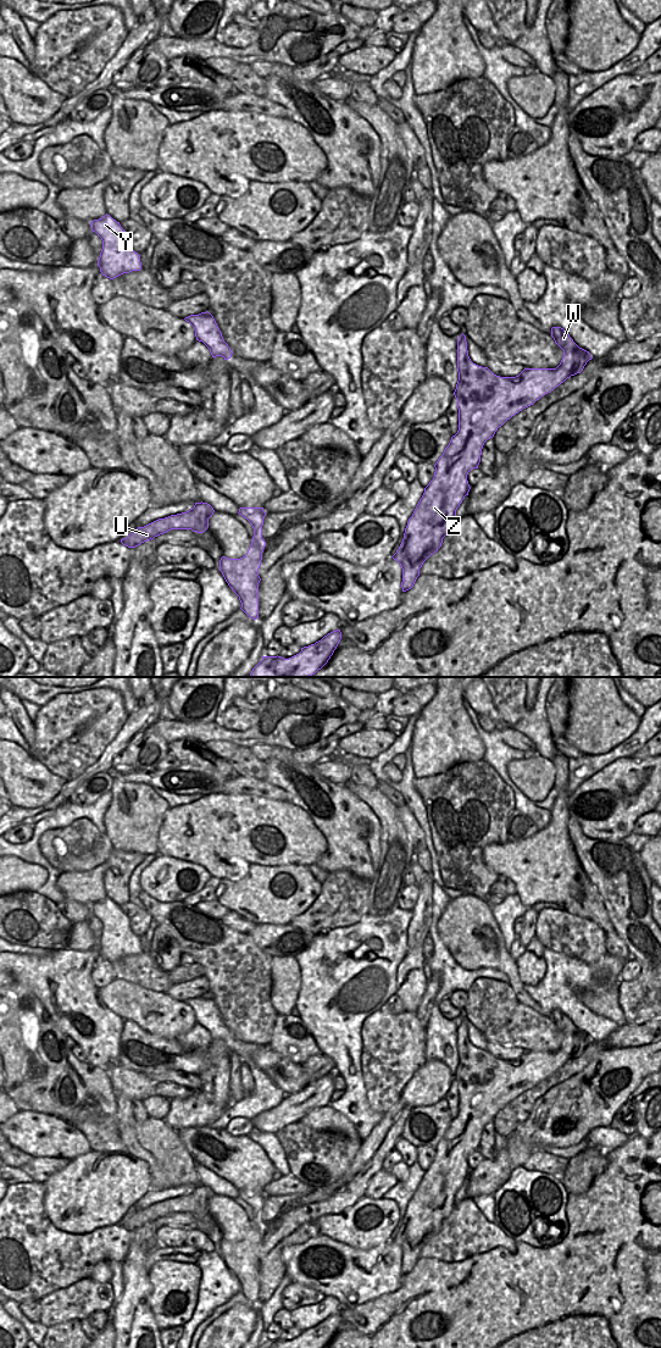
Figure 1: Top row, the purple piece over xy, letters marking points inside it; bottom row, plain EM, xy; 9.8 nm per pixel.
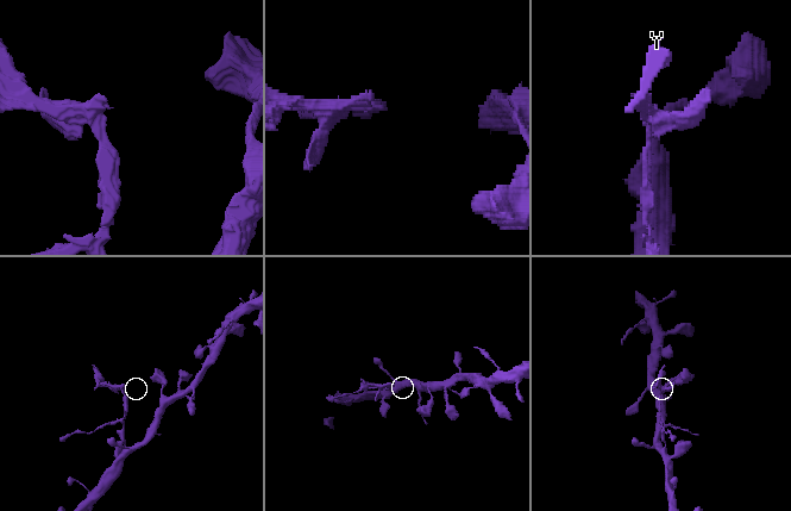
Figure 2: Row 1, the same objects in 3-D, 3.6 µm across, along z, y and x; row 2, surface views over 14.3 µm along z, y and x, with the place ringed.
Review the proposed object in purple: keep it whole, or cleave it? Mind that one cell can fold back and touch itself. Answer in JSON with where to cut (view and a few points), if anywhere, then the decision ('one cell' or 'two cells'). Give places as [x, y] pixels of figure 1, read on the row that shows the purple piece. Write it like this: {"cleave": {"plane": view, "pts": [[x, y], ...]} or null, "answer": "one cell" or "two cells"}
{"cleave": {"plane": "xy", "pts": [[264, 541], [260, 543], [251, 542]]}, "answer": "two cells"}

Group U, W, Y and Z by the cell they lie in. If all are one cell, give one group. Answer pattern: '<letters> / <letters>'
U Y / W Z

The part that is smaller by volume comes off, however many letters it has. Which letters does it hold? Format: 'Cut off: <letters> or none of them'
Cut off: U, Y

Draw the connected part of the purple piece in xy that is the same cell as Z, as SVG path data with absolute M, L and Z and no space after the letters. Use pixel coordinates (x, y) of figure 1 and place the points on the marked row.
M561 327L551 328L551 337L563 350L563 357L556 368L524 368L516 377L500 377L488 367L473 364L468 356L466 335L457 338L459 381L454 392L459 409L459 431L434 465L433 479L424 488L412 516L407 521L404 539L391 556L402 568L402 592L411 589L420 576L423 562L441 547L443 538L456 521L456 510L471 489L467 475L478 468L484 443L493 438L499 427L507 420L533 405L545 394L554 390L571 376L581 373L593 356L579 348Z

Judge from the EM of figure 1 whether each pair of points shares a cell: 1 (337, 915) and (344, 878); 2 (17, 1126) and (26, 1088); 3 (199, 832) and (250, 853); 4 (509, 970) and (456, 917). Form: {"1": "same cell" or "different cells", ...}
{"1": "same cell", "2": "different cells", "3": "same cell", "4": "same cell"}

